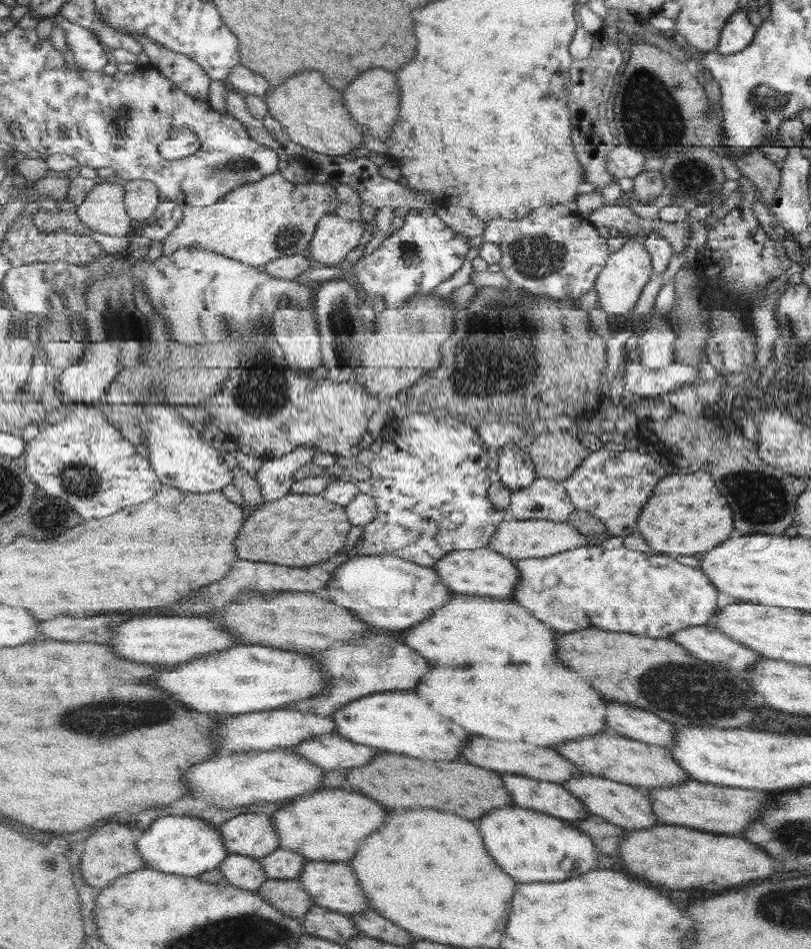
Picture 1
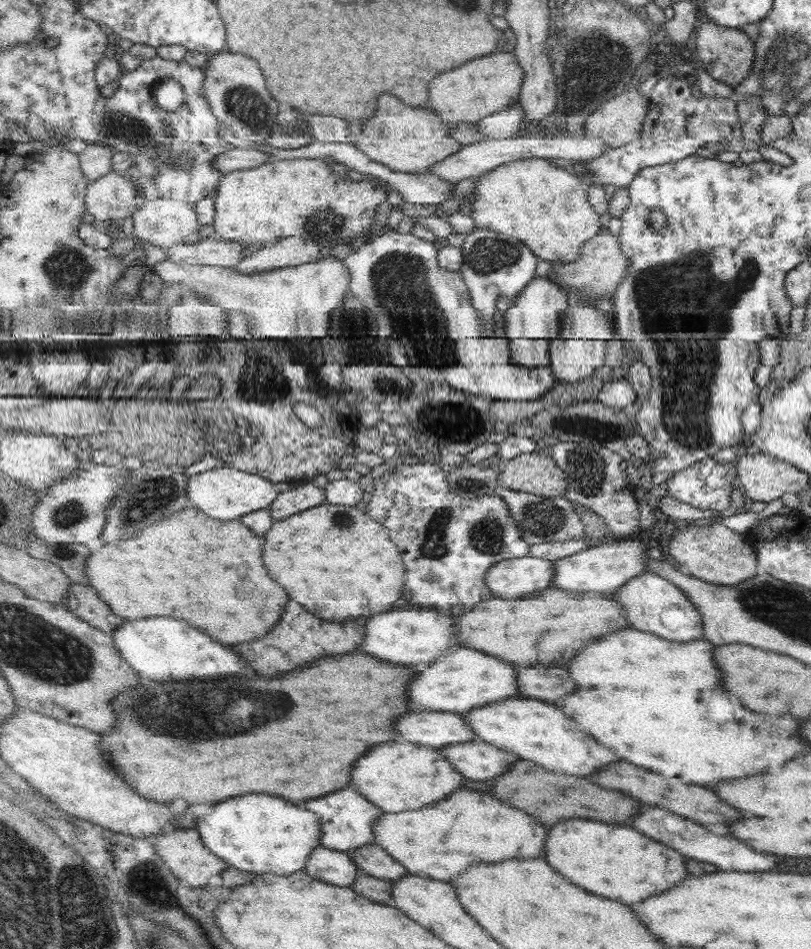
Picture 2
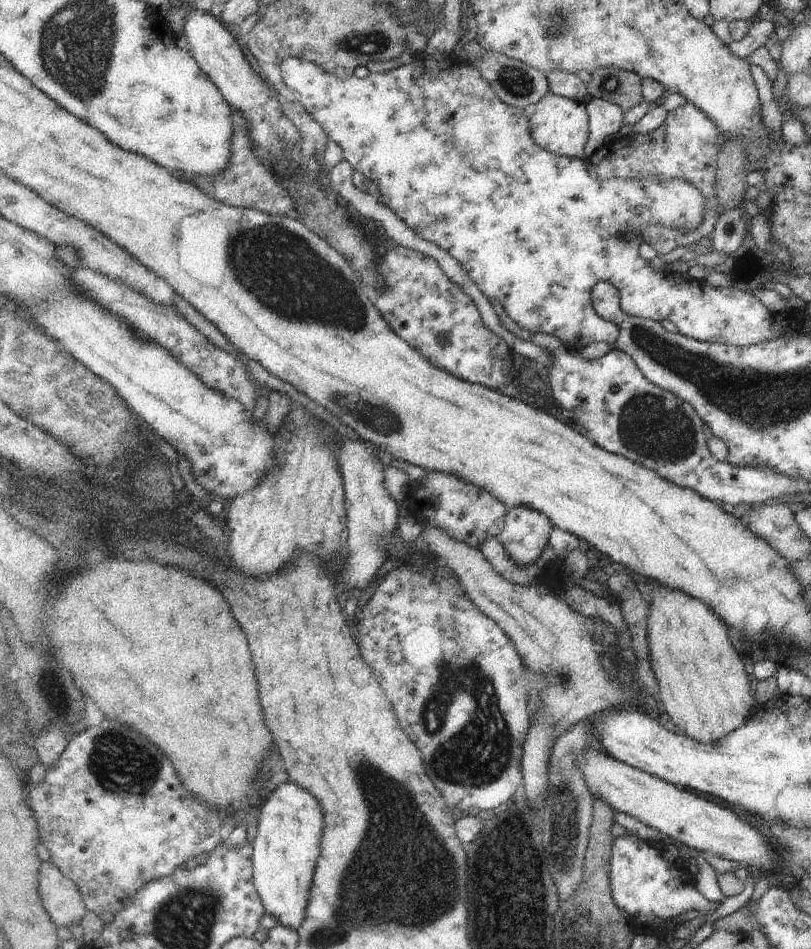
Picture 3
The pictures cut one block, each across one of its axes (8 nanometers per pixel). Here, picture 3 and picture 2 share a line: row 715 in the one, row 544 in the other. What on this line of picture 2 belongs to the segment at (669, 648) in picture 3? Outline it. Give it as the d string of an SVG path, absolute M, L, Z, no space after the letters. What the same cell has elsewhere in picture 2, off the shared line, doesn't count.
M704 521L684 524L684 530L676 534L669 544L669 551L682 569L695 578L718 586L735 586L752 579L760 566L754 560L754 548L744 540L743 534L736 534L724 524Z

